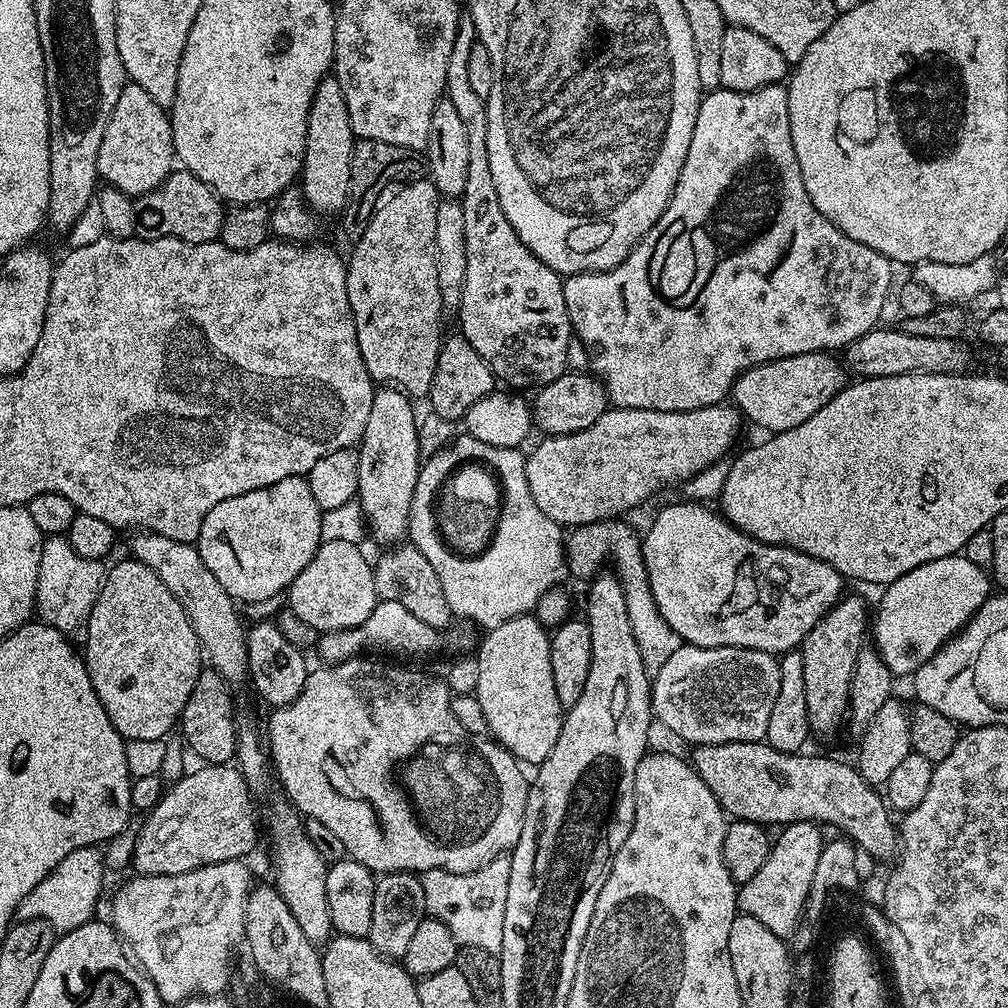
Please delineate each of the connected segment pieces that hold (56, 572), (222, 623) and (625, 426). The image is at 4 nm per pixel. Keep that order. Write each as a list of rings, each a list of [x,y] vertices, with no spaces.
[[[64,536],[47,537],[42,546],[42,558],[38,562],[35,615],[69,640],[84,641],[88,636],[90,614],[105,575],[106,568],[101,561],[82,558],[82,554],[78,554]]]
[[[137,531],[136,536],[129,542],[128,548],[131,559],[142,562],[142,566],[150,566],[162,582],[178,598],[182,610],[190,618],[190,626],[194,626],[194,634],[198,634],[200,647],[212,659],[211,667],[219,672],[225,680],[245,679],[248,676],[248,637],[246,635],[246,624],[240,621],[236,613],[237,601],[233,600],[218,578],[210,574],[206,562],[202,562],[202,554],[196,549],[195,544],[186,542],[174,542],[172,538],[166,538],[153,532]]]
[[[728,402],[689,412],[609,407],[598,422],[586,426],[586,430],[541,439],[541,444],[532,453],[527,453],[526,482],[530,482],[530,494],[534,496],[534,502],[538,502],[538,510],[558,525],[577,526],[620,518],[624,516],[623,512],[646,503],[667,484],[683,485],[690,477],[719,465],[720,459],[735,446],[740,424],[740,409]]]

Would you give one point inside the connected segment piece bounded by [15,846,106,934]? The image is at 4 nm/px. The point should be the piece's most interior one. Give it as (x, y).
(65, 899)

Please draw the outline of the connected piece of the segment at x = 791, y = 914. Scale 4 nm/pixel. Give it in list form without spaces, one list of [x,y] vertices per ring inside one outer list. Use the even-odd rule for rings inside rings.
[[[794,822],[783,829],[780,837],[768,849],[766,862],[754,878],[739,885],[736,894],[737,909],[750,918],[758,918],[762,926],[774,930],[774,934],[790,938],[795,933],[799,918],[806,906],[814,874],[818,870],[818,858],[826,843],[821,825],[812,822]]]

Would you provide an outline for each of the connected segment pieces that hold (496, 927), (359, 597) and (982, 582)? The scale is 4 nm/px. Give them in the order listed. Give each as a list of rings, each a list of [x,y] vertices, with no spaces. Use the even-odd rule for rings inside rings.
[[[507,855],[494,858],[476,872],[454,874],[446,870],[419,873],[424,895],[424,910],[431,919],[442,922],[454,934],[457,945],[481,952],[496,952],[502,946],[502,918],[506,918],[506,886],[510,886],[510,859]]]
[[[323,541],[314,558],[306,562],[302,574],[286,590],[293,614],[316,634],[360,628],[370,618],[378,597],[374,590],[374,568],[362,549],[360,544]]]
[[[962,554],[938,558],[902,574],[893,584],[883,589],[884,597],[880,600],[880,609],[875,609],[874,623],[870,628],[870,636],[874,641],[874,647],[881,658],[885,660],[886,666],[892,671],[896,678],[901,676],[911,677],[923,664],[934,658],[936,651],[947,644],[957,632],[968,625],[972,615],[988,601],[993,595],[994,584],[989,573],[985,569],[974,566],[970,558]]]

